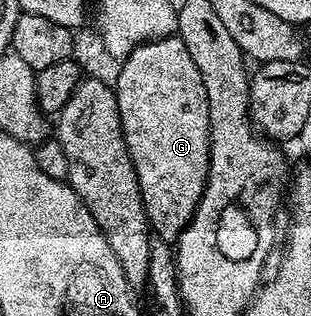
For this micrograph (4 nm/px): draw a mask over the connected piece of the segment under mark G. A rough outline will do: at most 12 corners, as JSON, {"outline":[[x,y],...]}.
{"outline":[[178,35],[114,80],[151,232],[208,181],[206,83]]}

